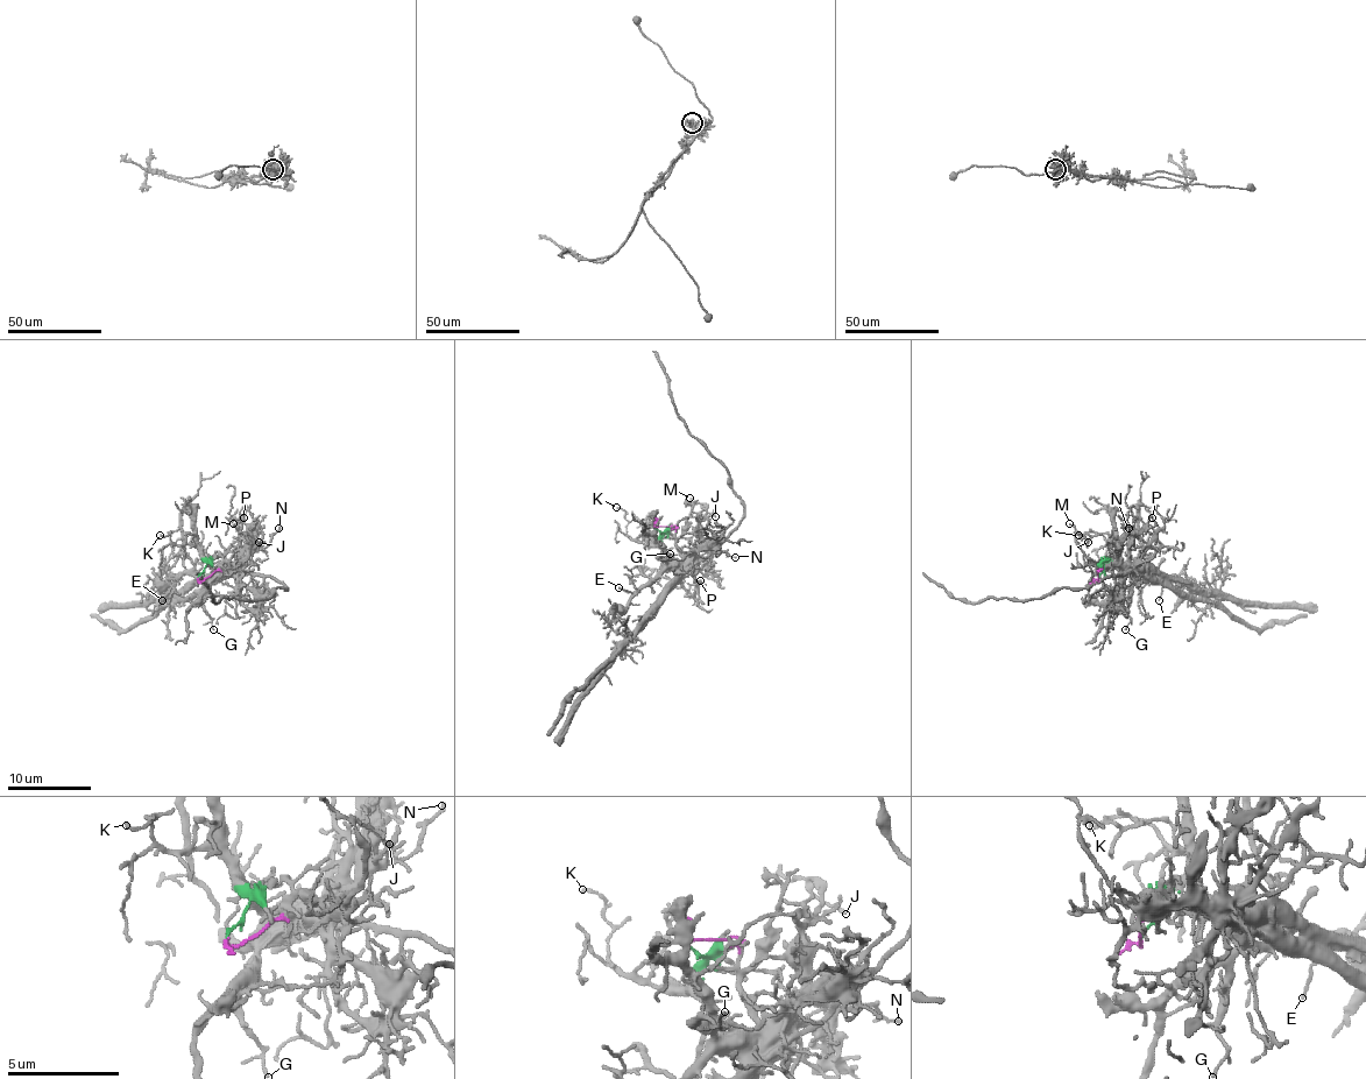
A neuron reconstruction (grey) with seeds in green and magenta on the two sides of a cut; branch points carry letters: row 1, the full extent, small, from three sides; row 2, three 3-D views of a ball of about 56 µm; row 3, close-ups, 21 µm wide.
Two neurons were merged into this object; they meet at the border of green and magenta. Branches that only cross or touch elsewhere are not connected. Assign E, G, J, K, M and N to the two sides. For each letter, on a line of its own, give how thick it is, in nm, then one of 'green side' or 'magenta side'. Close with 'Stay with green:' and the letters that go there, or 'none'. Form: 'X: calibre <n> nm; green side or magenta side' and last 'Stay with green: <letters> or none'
E: calibre 100 nm; green side
G: calibre 90 nm; green side
J: calibre 150 nm; magenta side
K: calibre 120 nm; green side
M: calibre 140 nm; magenta side
N: calibre 130 nm; magenta side
Stay with green: E, G, K

